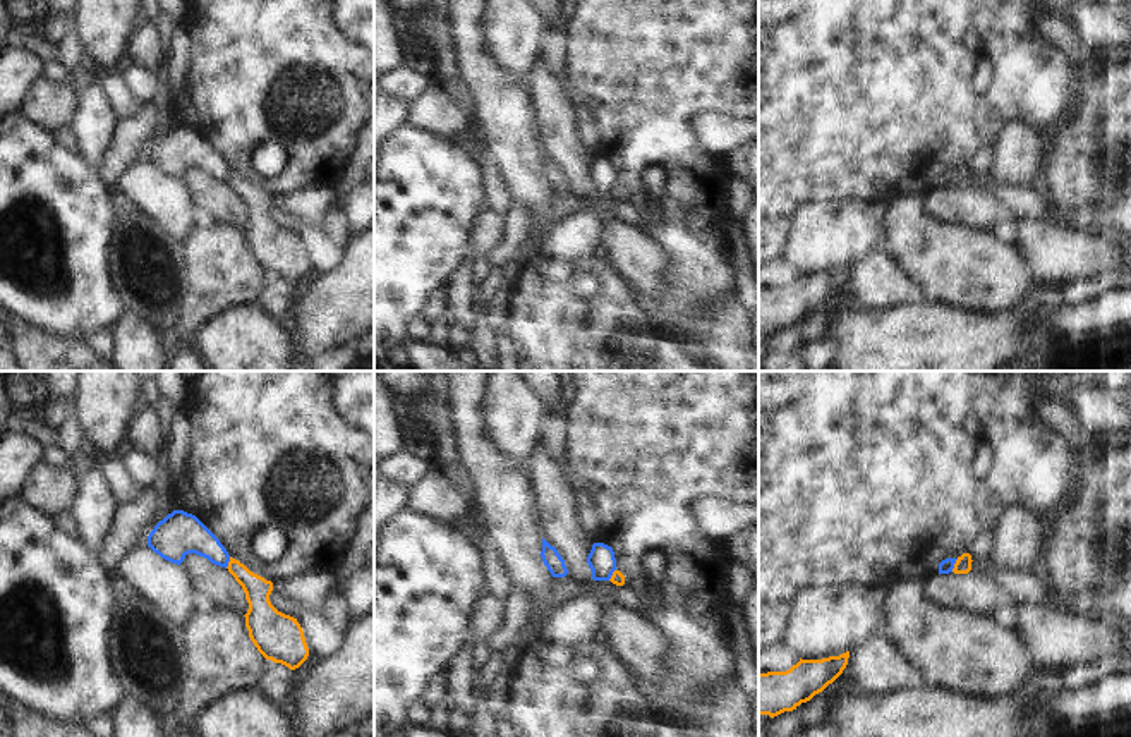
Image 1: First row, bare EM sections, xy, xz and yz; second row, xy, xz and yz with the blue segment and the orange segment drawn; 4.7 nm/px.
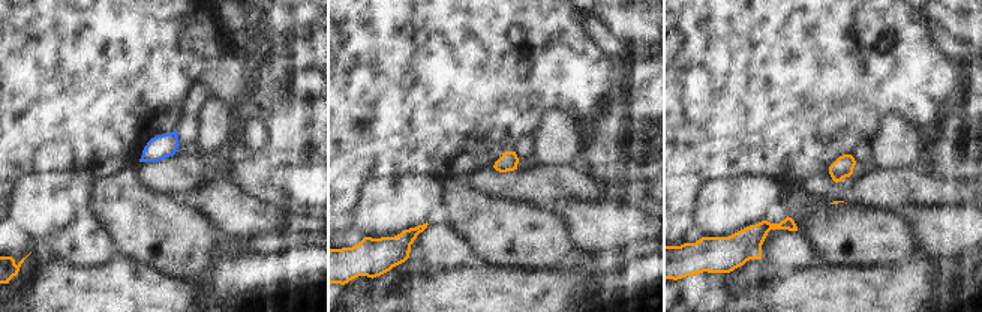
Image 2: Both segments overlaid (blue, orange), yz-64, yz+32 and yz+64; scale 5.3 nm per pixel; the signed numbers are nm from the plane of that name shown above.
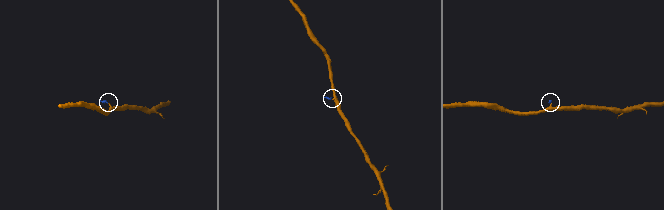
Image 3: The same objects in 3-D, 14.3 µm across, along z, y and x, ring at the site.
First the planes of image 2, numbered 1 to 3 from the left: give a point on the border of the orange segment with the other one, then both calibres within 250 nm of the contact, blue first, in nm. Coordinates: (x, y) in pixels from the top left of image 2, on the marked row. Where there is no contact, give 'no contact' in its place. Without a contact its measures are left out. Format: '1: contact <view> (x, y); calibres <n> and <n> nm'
1: no contact
2: no contact
3: no contact

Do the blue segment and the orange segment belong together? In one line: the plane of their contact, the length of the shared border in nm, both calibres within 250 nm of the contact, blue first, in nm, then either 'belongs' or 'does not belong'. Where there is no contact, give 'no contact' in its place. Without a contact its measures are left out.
contact in yz; length 70 nm; calibres 70 and 80 nm; does not belong

